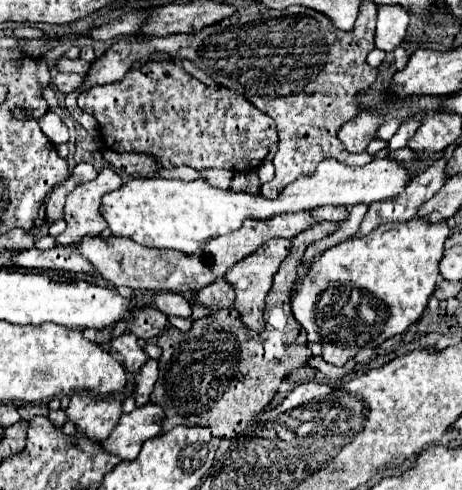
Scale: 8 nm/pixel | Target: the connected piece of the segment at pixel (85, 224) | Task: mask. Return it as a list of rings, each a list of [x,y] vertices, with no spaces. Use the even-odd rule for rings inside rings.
[[[111,168],[101,170],[95,180],[85,182],[83,186],[77,186],[67,196],[67,202],[65,202],[67,230],[59,234],[55,242],[59,246],[75,246],[85,236],[99,236],[107,228],[107,222],[99,214],[101,198],[103,194],[109,194],[121,186],[123,186],[121,176]]]

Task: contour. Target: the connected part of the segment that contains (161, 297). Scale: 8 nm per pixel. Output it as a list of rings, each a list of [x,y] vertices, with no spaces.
[[[157,292],[155,294],[155,306],[165,312],[167,316],[181,316],[189,318],[191,316],[191,304],[179,294],[173,292]]]

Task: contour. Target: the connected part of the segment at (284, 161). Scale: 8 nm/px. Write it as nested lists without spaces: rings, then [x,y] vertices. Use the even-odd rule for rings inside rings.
[[[255,2],[247,8],[239,8],[219,24],[193,34],[123,38],[113,44],[103,58],[91,64],[83,88],[117,82],[138,59],[153,54],[189,58],[217,84],[245,94],[255,108],[275,120],[279,150],[273,164],[277,172],[275,178],[261,188],[265,198],[277,198],[289,182],[311,174],[325,158],[335,158],[353,168],[369,164],[373,156],[367,152],[347,152],[337,138],[337,130],[357,116],[357,92],[369,88],[377,78],[377,68],[365,62],[367,54],[375,48],[377,6],[371,2],[363,4],[353,32],[335,28],[327,16],[303,6],[285,8],[285,14],[293,14],[293,18],[281,18],[277,10]]]

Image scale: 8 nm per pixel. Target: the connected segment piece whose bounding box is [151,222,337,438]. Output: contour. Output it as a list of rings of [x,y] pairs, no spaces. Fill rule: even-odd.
[[[321,222],[291,240],[291,252],[283,260],[267,294],[267,306],[263,312],[265,330],[257,338],[249,338],[245,332],[247,328],[241,324],[235,310],[231,310],[229,318],[229,308],[195,320],[189,332],[169,328],[159,336],[157,346],[163,354],[159,358],[159,380],[155,382],[151,402],[165,412],[163,432],[169,432],[179,424],[207,426],[217,438],[235,438],[271,402],[285,376],[307,362],[311,350],[305,346],[305,330],[297,324],[287,304],[297,278],[293,266],[299,264],[299,258],[303,258],[309,244],[333,234],[335,230],[337,224]]]

